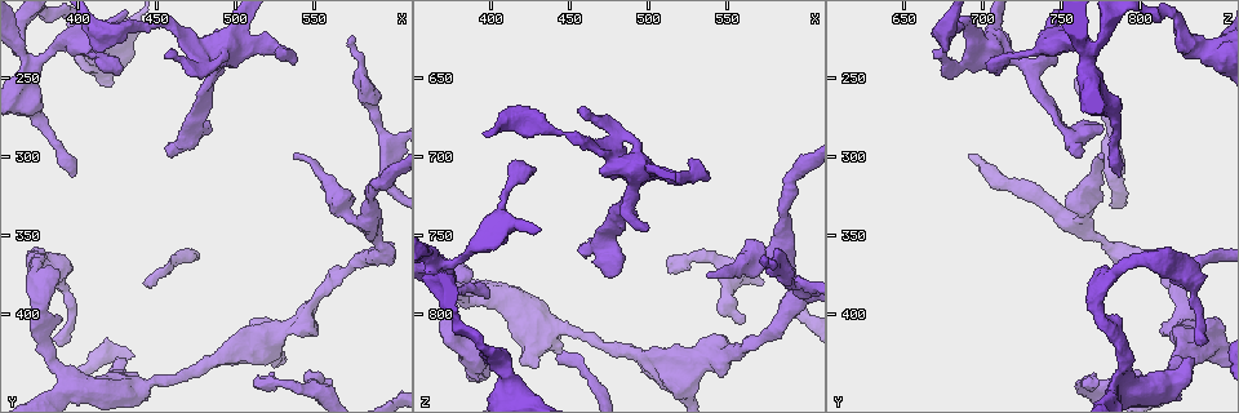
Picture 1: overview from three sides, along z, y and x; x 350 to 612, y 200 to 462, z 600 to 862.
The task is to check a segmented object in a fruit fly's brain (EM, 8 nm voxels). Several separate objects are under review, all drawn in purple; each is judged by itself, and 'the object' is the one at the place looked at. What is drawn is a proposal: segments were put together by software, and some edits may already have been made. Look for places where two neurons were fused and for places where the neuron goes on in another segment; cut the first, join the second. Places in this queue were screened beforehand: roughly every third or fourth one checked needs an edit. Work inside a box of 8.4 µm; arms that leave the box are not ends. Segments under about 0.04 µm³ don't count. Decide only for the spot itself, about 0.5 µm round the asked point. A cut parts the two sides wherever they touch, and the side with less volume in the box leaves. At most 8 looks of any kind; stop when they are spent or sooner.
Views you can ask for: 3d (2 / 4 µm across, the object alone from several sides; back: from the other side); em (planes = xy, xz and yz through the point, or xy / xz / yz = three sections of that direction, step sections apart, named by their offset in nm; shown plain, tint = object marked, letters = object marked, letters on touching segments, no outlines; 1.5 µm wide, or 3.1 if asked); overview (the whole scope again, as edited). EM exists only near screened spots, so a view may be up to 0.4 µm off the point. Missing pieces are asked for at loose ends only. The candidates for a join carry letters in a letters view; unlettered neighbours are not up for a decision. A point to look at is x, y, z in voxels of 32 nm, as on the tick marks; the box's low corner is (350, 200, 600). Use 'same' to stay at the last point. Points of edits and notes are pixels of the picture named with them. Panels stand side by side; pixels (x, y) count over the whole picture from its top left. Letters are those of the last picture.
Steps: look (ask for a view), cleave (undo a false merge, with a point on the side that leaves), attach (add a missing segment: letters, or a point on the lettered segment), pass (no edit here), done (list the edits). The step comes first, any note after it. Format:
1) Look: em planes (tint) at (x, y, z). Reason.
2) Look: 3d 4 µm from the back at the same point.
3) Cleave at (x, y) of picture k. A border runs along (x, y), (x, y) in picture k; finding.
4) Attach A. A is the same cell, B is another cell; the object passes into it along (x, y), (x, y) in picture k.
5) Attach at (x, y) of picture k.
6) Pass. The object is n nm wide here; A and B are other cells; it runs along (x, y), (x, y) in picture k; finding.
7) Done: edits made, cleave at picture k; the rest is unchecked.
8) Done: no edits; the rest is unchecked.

Look: em planes (letters) at (424, 248, 710). An open end.

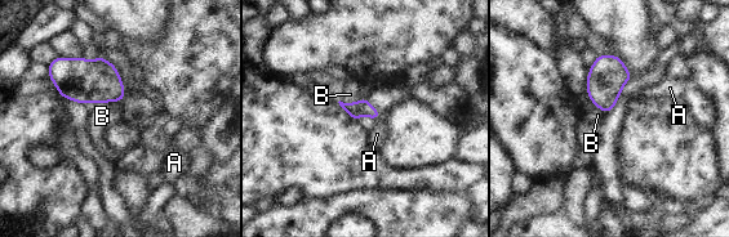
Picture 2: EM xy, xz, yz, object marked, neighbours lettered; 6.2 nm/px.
Pass. A and B are other cells; a border runs along (361, 98), (356, 102), (339, 101) in picture 2; no lettered segment goes on from it.

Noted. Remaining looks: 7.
Look: 3d 2 µm at (458, 298, 760). Free end.

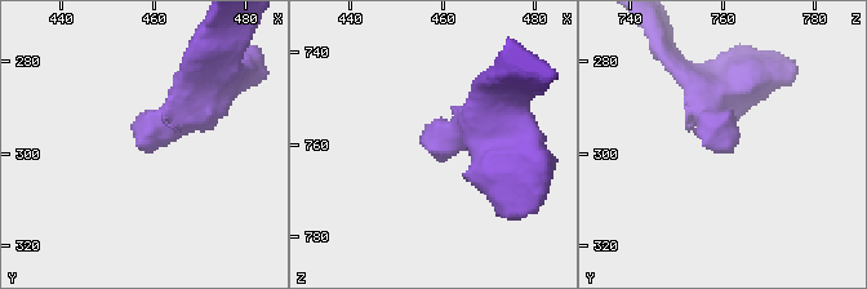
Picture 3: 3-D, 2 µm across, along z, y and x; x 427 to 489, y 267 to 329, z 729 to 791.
Look: em yz step 8 (letters) at (457, 298, 761).

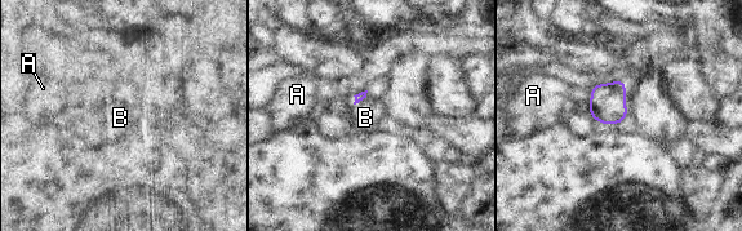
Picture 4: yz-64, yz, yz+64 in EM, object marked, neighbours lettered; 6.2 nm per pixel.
Look: em planes (letters) at the same point.

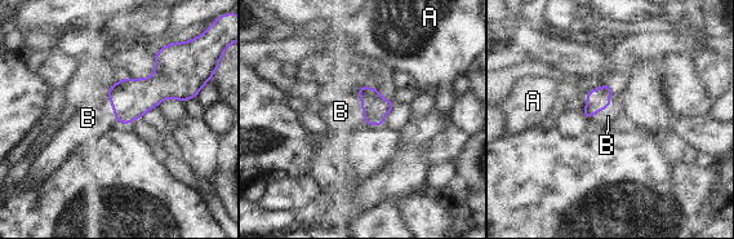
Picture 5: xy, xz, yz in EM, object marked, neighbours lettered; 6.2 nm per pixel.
Attach B. B is the same cell, A is another cell; the object passes into it along (374, 109), (363, 105), (341, 111) in picture 5; the neuron continues.

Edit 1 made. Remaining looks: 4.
Look: em planes (letters) at (572, 224, 766). Thin end.

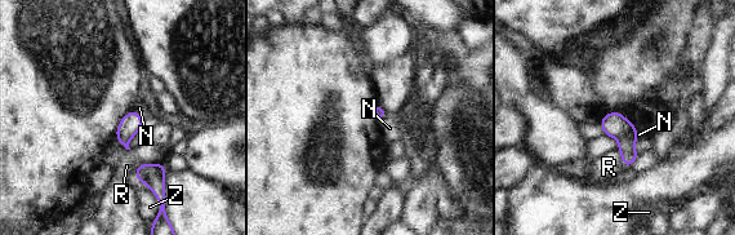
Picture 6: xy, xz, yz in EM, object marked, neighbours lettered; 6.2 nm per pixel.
Pass. N, R and Z are other cells; a border runs along (387, 114), (378, 120) in picture 6; none of them fits.

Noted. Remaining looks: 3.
Done: edits made, attach at picture 5; the rest is unchecked.

